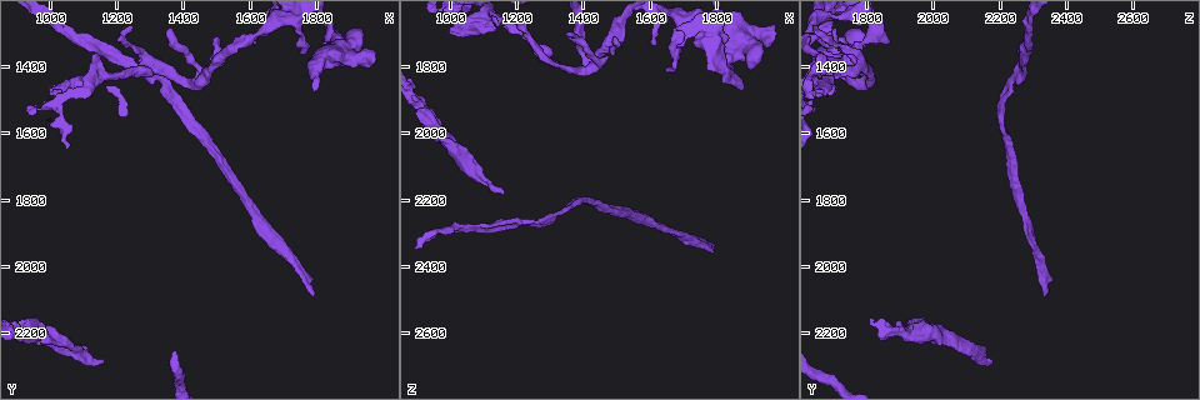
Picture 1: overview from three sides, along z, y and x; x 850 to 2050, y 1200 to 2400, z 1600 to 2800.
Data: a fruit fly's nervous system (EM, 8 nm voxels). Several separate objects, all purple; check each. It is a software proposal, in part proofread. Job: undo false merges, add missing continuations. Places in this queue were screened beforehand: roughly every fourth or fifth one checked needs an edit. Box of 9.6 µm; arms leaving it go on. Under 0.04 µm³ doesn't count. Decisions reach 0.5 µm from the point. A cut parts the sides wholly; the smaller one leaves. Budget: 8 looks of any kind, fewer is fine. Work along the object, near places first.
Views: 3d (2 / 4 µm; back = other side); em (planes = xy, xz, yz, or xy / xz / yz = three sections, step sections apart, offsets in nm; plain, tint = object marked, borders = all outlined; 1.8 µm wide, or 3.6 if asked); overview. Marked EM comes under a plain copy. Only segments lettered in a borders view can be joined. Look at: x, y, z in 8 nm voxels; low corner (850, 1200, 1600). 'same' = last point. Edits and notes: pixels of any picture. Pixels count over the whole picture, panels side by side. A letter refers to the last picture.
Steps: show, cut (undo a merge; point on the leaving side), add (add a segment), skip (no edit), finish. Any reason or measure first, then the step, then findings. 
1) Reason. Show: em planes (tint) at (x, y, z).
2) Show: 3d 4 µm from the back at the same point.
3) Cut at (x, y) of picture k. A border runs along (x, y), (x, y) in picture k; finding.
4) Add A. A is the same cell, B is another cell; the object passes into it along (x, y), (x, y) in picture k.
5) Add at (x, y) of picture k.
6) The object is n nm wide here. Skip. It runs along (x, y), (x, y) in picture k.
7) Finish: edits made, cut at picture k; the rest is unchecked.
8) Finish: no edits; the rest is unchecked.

Tapers out. Show: em planes (borders) at (1350, 1280, 1700).

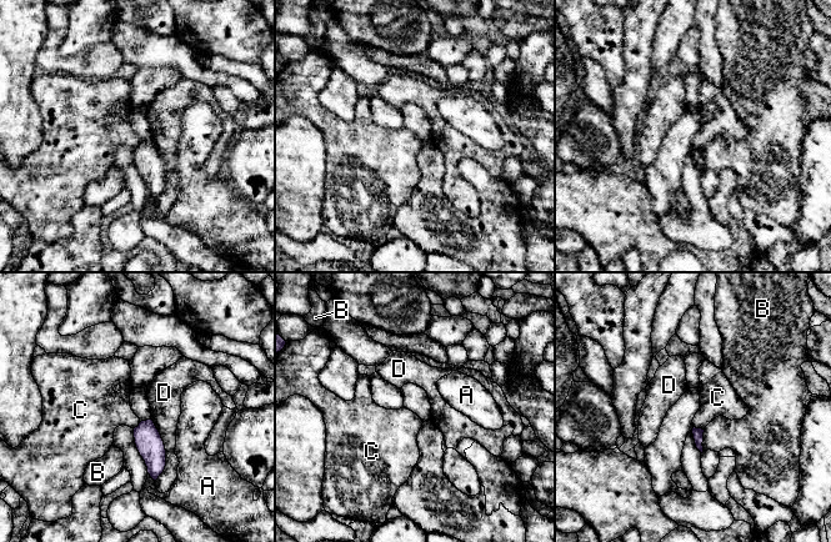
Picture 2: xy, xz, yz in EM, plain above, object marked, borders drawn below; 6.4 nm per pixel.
Skip. A, B, C and D are other cells; a border runs along (694, 426), (702, 430) in picture 2; none of them fits.

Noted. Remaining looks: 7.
Long arm stops here. Show: em xy step 16 (tint) at (1790, 2090, 2330).

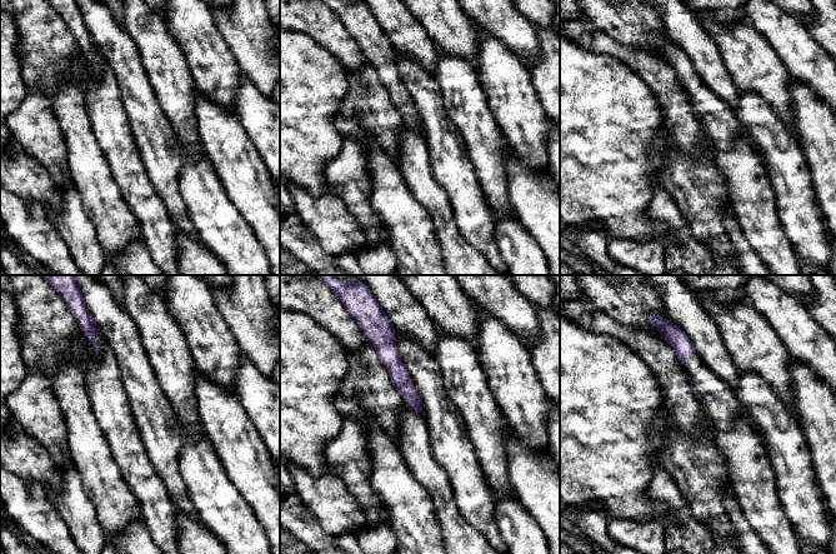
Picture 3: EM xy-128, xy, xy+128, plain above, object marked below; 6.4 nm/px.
Show: em xy step 16 (borders) at the same point.

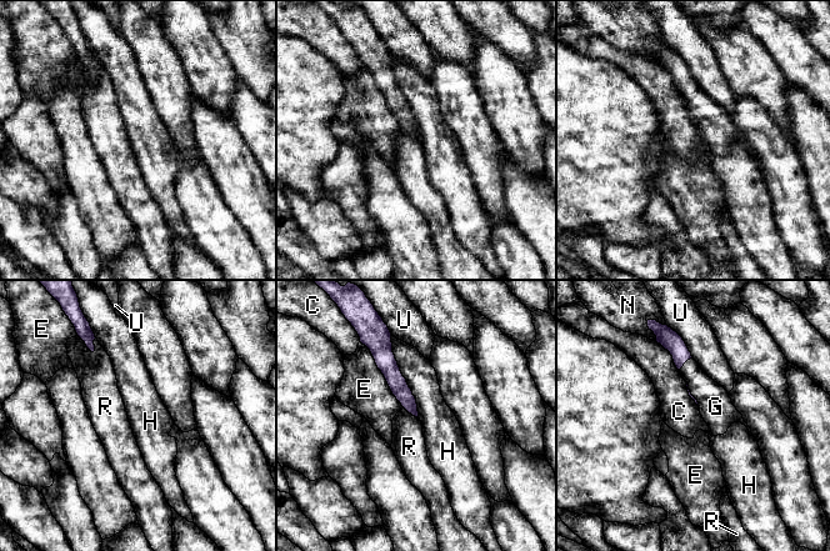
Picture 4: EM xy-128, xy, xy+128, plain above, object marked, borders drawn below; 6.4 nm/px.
Add G. G is the same cell, C, E, H, N, R and U are other cells; the object passes into it along (670, 340), (684, 362), (708, 392) in picture 4; the neuron continues.

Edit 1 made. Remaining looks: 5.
Redraw. Show: overview.

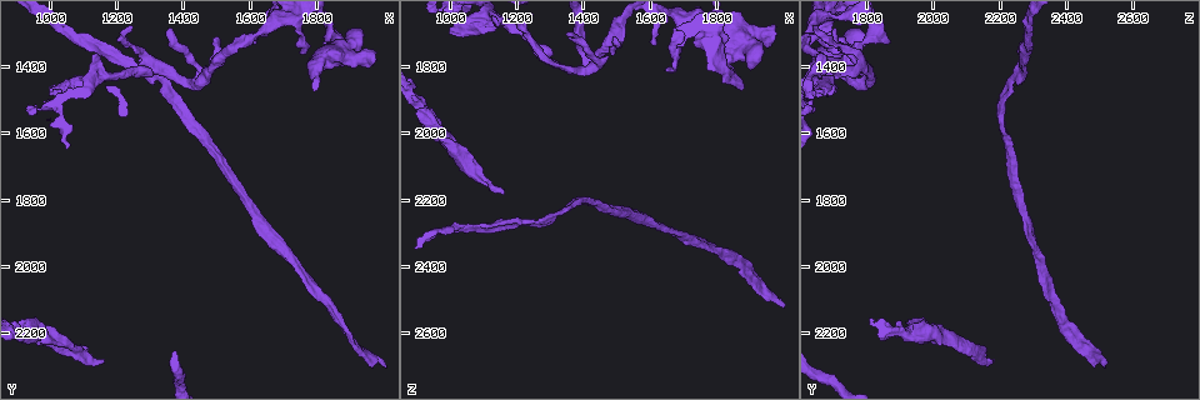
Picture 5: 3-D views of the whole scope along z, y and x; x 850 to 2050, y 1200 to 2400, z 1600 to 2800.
Abrupt turn. Show: em planes (borders) at (1830, 1310, 1820).

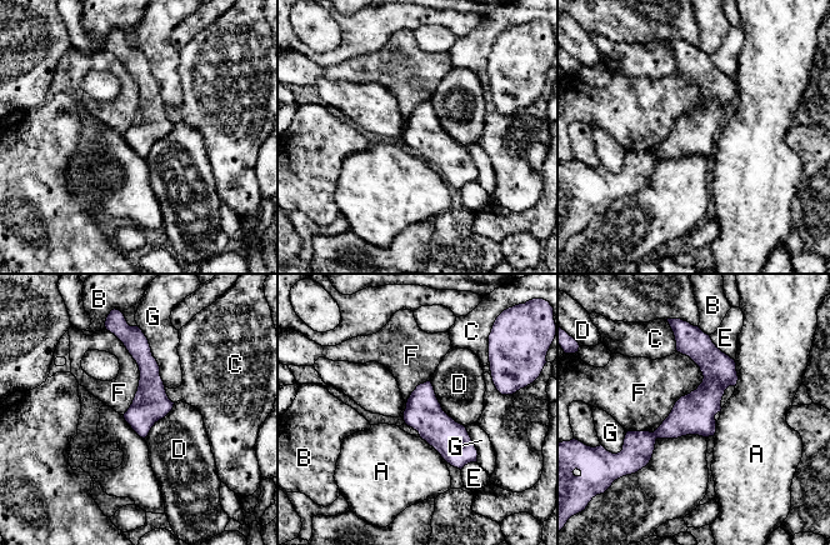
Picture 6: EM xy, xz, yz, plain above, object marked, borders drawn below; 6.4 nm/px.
The longest contact is with F, 650 nm. Cut at (638, 449) of picture 6. A, B, C, D, E, F and G are other cells; a second neuron is stuck on.

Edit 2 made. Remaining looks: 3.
Finish: edits made, add at picture 4, cut at picture 6; the rest is unchecked.

